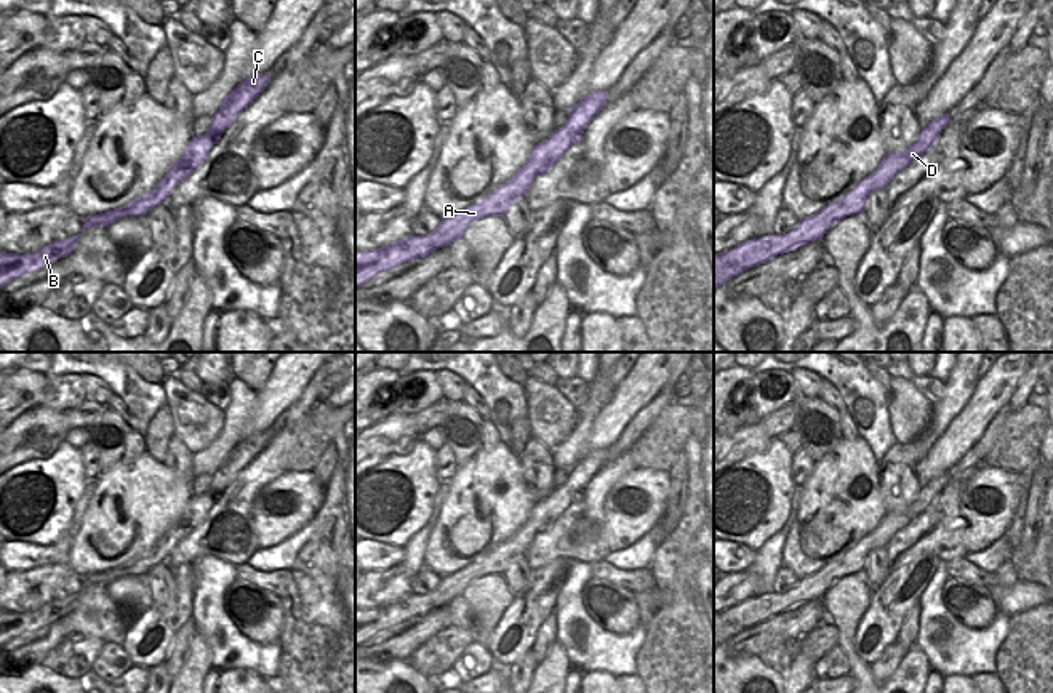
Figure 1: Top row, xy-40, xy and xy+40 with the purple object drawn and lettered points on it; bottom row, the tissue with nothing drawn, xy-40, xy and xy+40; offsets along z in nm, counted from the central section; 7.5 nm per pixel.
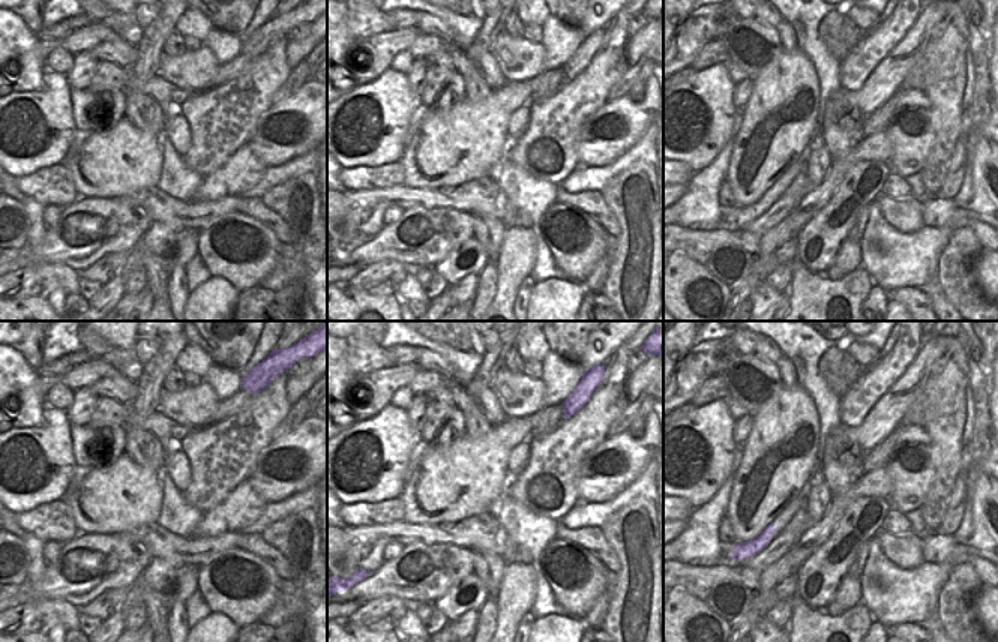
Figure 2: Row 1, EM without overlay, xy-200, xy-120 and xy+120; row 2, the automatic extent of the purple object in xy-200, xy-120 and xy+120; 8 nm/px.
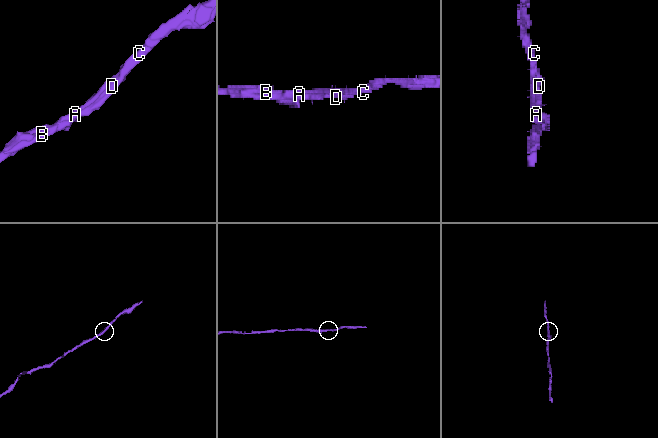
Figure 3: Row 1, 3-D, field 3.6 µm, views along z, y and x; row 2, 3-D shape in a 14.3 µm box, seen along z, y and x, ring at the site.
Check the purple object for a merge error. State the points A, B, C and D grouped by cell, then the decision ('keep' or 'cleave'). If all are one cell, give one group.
A B C D; keep

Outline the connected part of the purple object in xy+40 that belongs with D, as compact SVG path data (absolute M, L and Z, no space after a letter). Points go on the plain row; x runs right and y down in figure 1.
M944 472L923 483L919 496L907 509L888 511L879 527L859 539L851 551L834 559L816 573L799 579L791 591L754 595L723 611L714 611L714 647L727 643L738 632L778 613L789 611L808 600L821 599L835 581L847 575L864 571L869 554L875 547L885 547L899 530L922 515L941 496L941 490L949 480L949 472Z

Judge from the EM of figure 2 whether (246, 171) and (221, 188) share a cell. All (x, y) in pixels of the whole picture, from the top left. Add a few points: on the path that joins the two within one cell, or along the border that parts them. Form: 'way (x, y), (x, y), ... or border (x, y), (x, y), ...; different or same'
way (240, 171), (227, 182); same

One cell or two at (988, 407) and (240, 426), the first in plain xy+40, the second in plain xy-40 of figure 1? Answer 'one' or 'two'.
two

